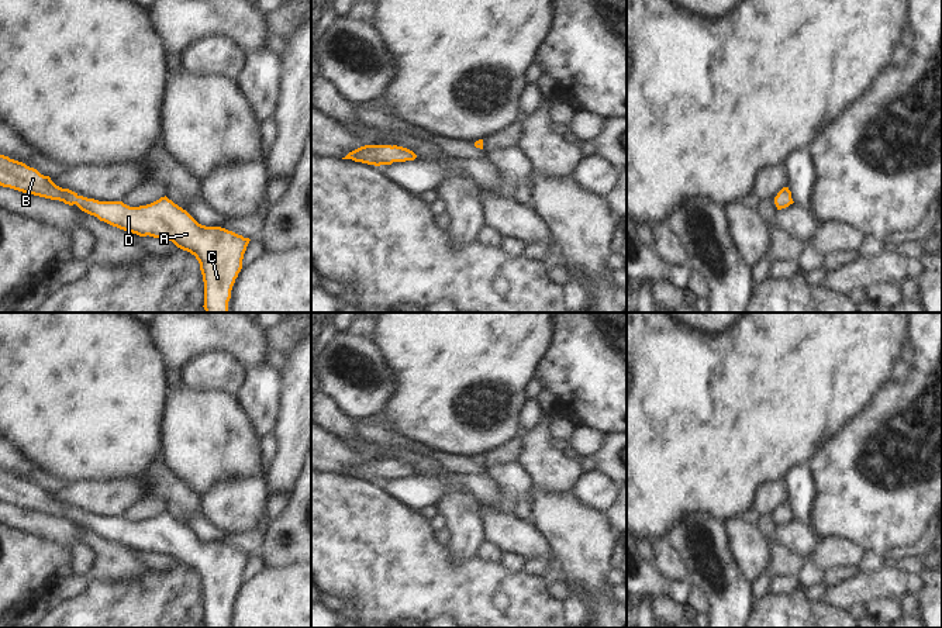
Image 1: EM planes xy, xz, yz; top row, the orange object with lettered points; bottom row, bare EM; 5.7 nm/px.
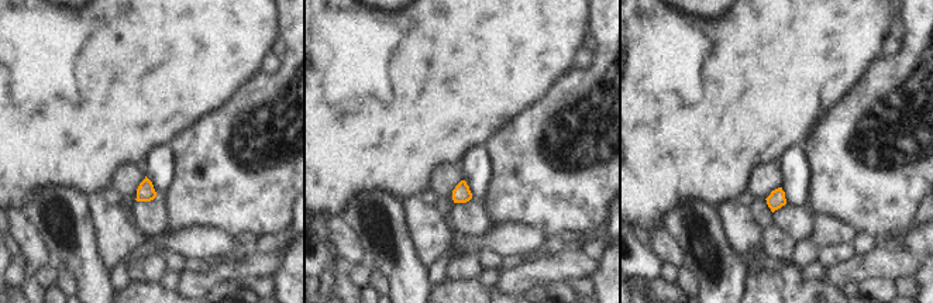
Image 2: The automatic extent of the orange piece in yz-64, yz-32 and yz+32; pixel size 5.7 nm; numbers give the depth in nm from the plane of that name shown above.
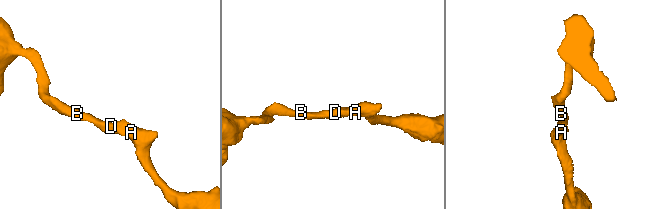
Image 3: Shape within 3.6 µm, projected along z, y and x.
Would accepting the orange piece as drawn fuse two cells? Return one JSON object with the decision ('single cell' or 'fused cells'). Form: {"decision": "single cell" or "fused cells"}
{"decision": "single cell"}

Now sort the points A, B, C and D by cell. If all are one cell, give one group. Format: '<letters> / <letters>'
A B C D

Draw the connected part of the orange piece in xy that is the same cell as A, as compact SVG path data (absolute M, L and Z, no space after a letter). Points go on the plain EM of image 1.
M0 470L0 501L69 521L76 520L100 536L139 552L172 556L177 563L194 570L200 579L206 628L228 628L231 605L242 584L249 553L221 542L199 539L166 511L139 522L79 511L56 501L49 491L41 490L37 484L4 470Z

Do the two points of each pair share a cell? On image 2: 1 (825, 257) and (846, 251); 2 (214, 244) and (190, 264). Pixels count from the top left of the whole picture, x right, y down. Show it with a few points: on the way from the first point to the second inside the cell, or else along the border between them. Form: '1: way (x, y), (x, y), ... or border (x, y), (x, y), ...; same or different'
1: way (830, 255), (840, 252); same
2: border (198, 257), (186, 258); different

